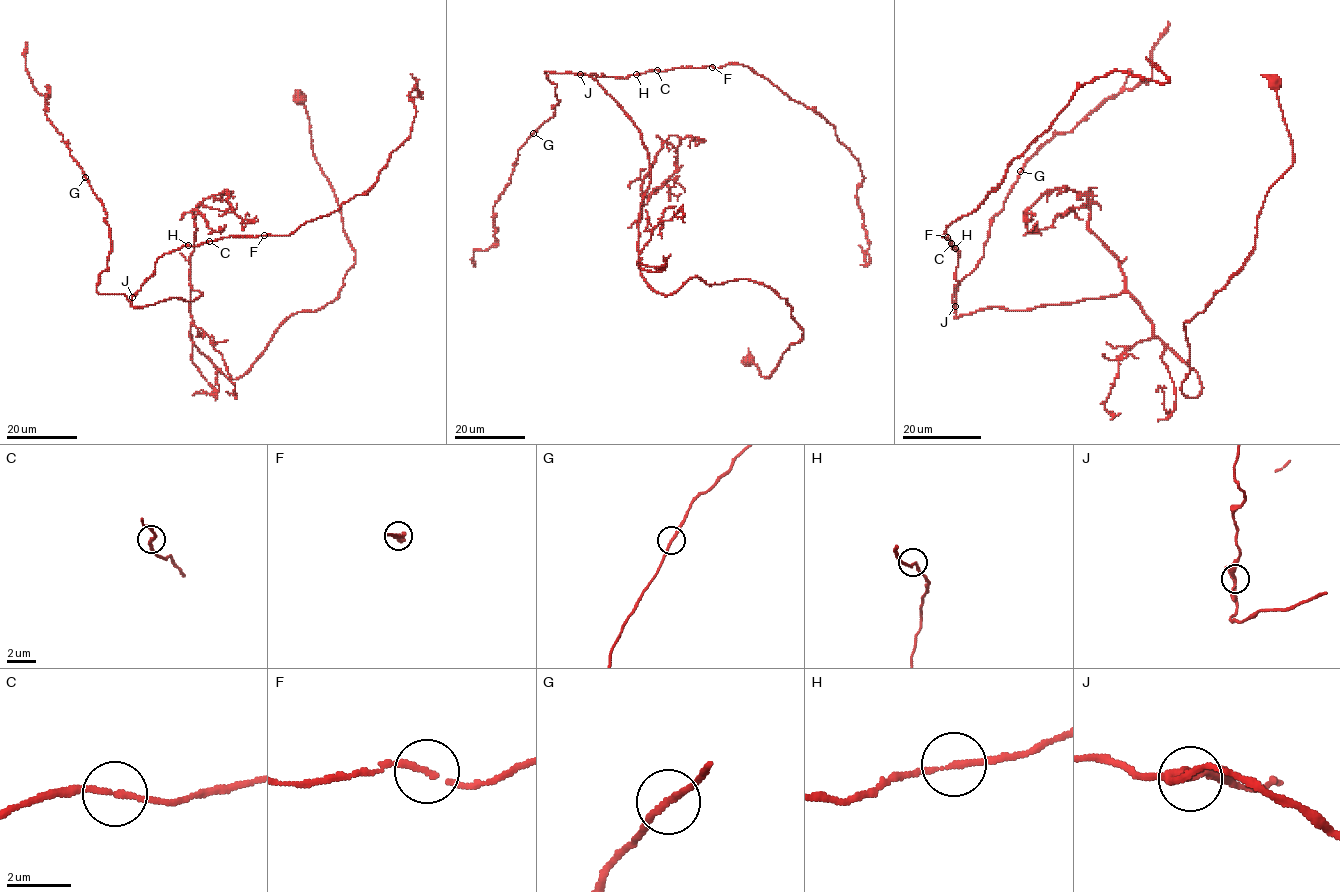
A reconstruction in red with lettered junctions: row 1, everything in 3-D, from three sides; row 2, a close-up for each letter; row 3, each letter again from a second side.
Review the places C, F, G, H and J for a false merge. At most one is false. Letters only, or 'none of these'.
none of these

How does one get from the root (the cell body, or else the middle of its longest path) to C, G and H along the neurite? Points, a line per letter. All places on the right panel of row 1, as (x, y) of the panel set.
C: (1023, 310), (987, 307), (954, 318), (955, 271), (959, 252), (950, 244)
G: (1023, 310), (987, 307), (954, 318), (951, 300), (959, 282), (983, 256), (992, 218), (1003, 208), (1021, 171)
H: (1023, 310), (987, 307), (954, 318), (955, 271), (959, 255), (955, 248)

